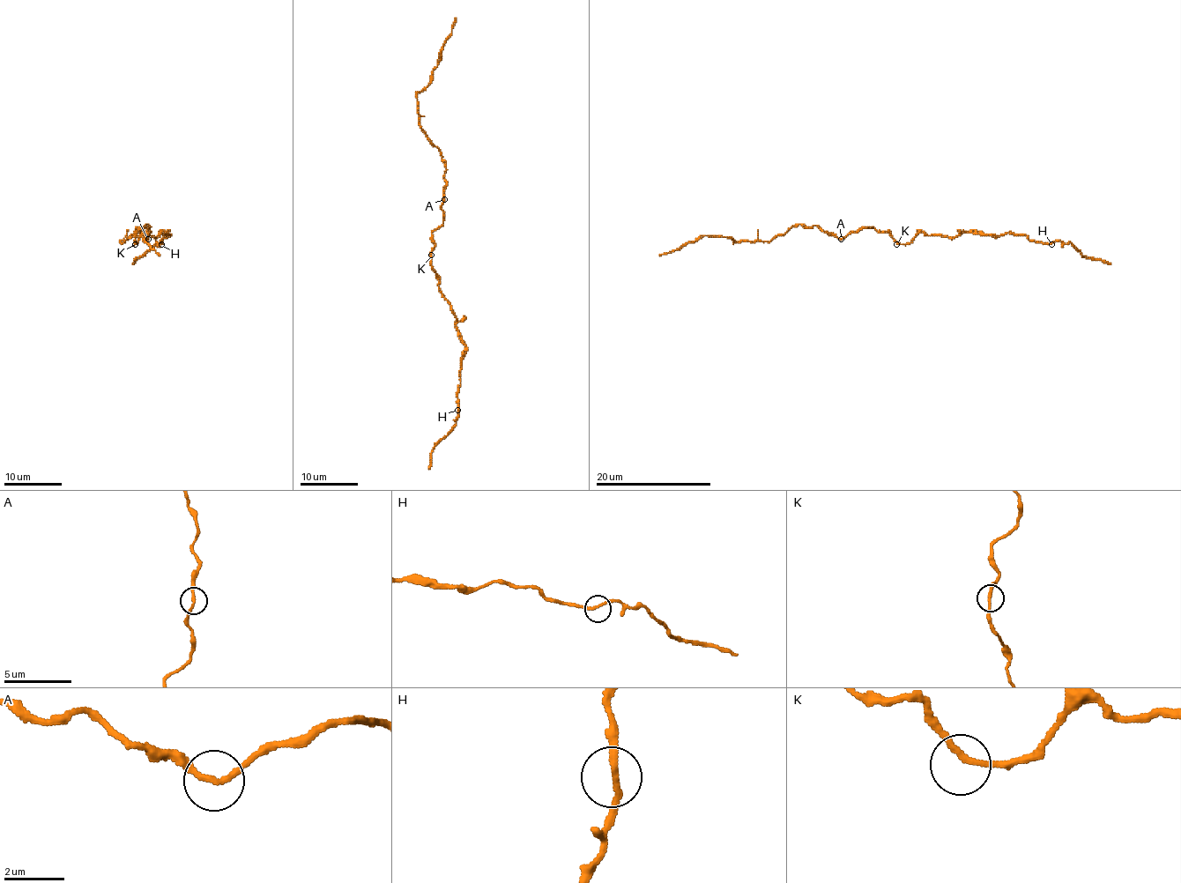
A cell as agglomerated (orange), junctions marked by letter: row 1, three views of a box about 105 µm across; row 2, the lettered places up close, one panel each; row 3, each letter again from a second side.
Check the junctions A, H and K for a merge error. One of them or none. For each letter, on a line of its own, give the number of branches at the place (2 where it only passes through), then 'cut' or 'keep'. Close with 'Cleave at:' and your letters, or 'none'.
A: 2 | keep
H: 2 | keep
K: 2 | keep
Cleave at: none

